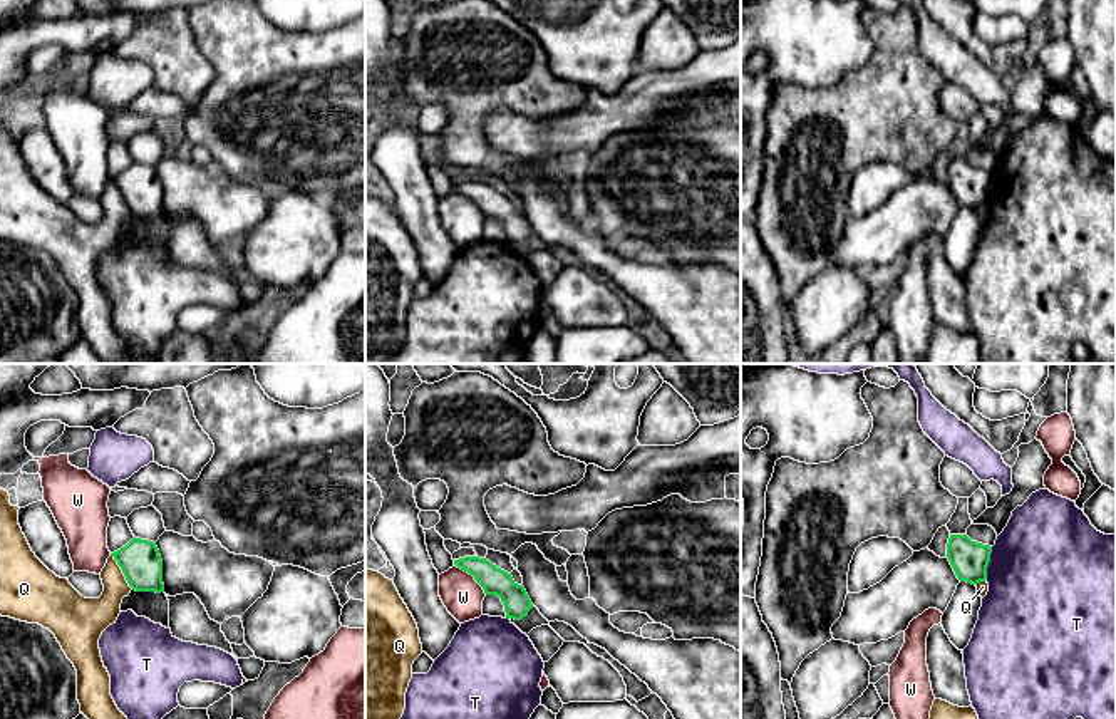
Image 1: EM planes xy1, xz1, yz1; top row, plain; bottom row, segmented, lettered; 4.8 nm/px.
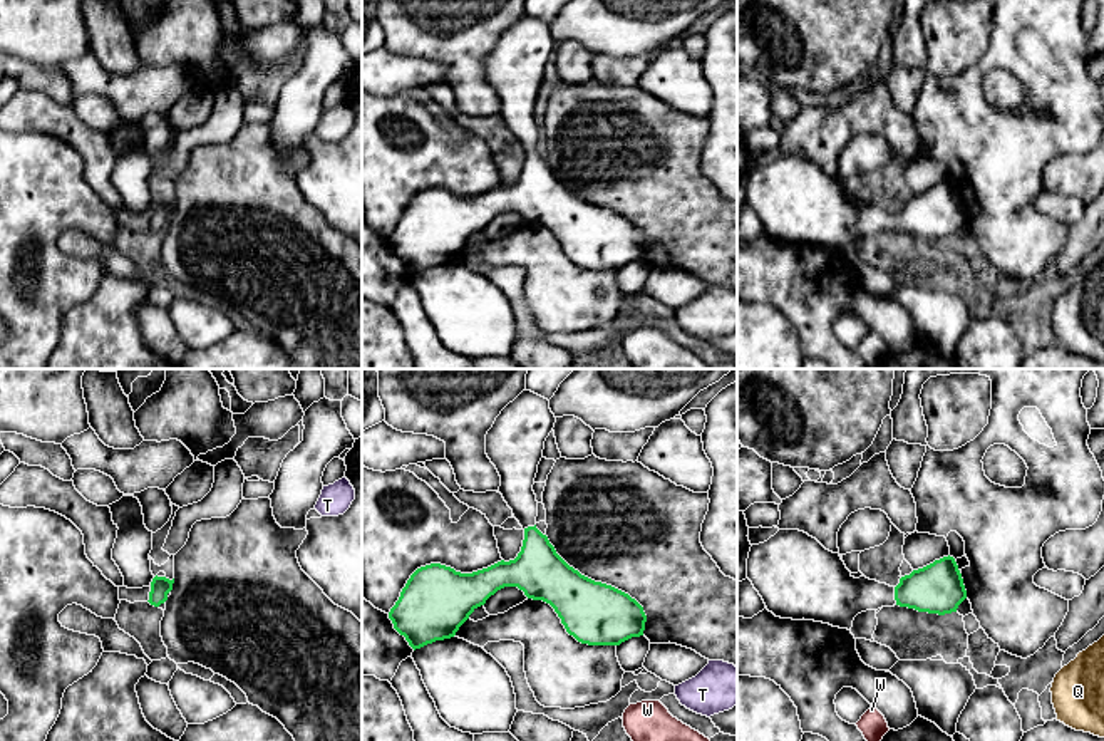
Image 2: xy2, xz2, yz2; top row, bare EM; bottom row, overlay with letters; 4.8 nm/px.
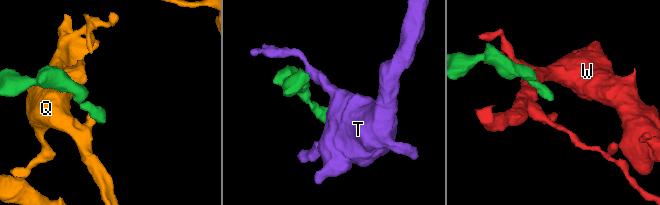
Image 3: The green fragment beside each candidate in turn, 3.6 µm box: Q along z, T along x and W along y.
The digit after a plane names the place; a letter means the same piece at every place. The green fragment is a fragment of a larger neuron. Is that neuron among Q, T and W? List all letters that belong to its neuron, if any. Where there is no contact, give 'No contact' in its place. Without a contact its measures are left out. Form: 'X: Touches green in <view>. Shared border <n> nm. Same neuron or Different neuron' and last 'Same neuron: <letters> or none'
Q: Touches green in xy1. Shared border 200 nm. Different neuron
T: Touches green in yz1. Shared border 170 nm. Different neuron
W: Touches green in xz1. Shared border 220 nm. Different neuron
Same neuron: none

